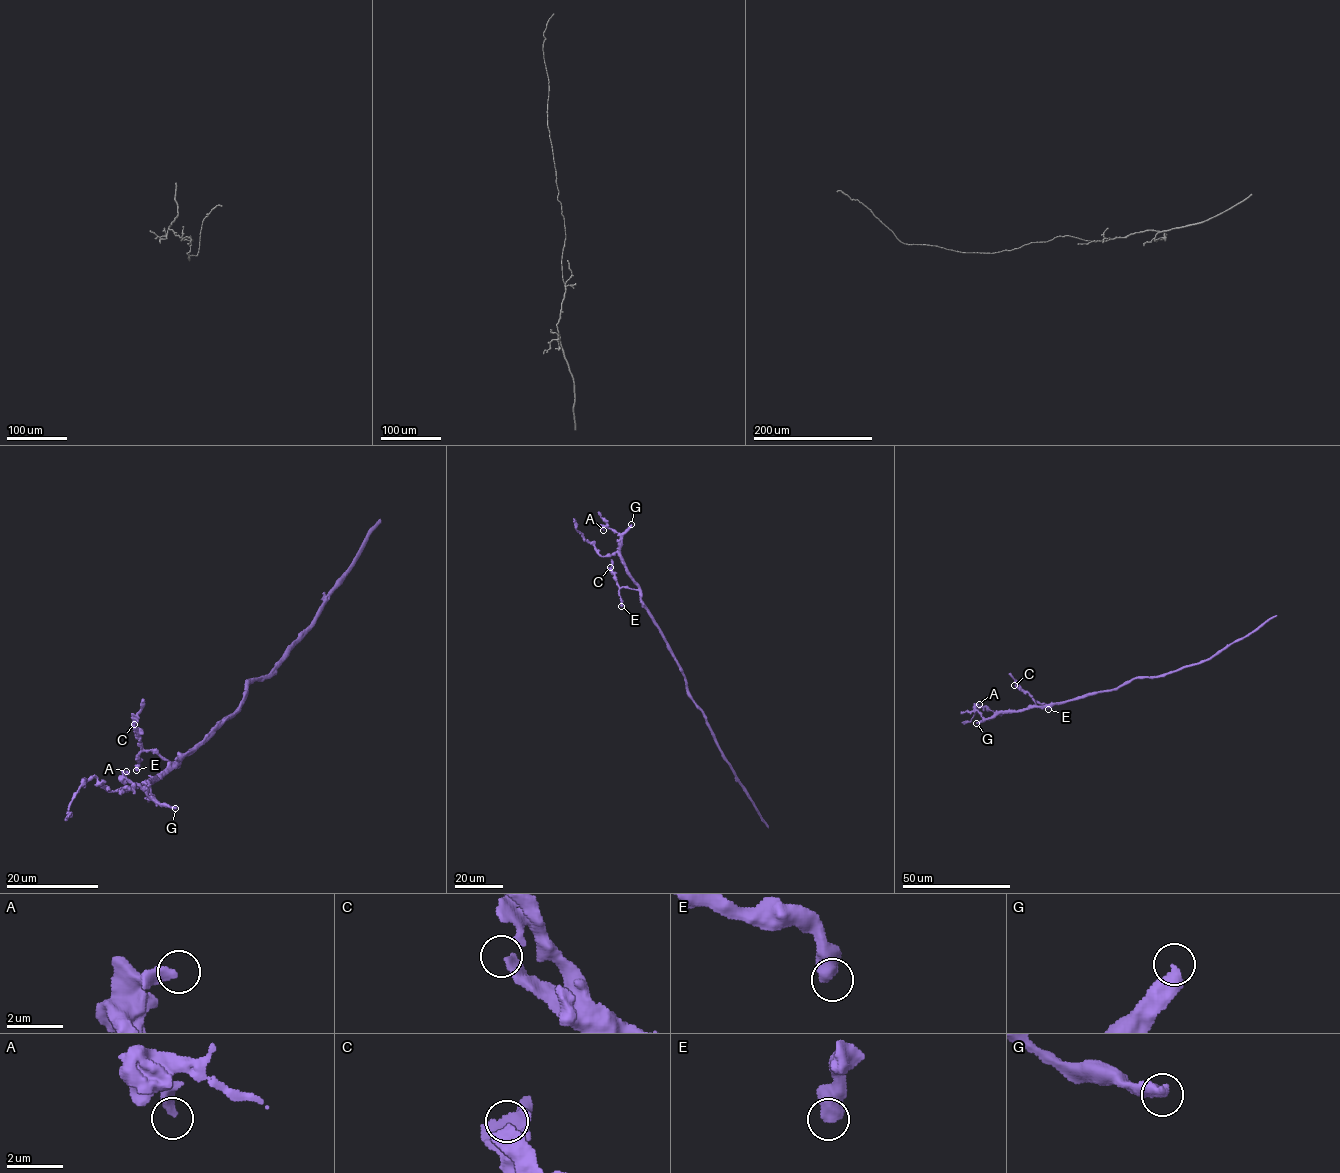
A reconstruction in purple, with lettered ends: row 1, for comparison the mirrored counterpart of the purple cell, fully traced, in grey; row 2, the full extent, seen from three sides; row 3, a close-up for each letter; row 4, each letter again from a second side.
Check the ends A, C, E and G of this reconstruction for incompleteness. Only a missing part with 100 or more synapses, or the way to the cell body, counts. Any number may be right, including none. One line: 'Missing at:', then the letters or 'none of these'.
Missing at: G

